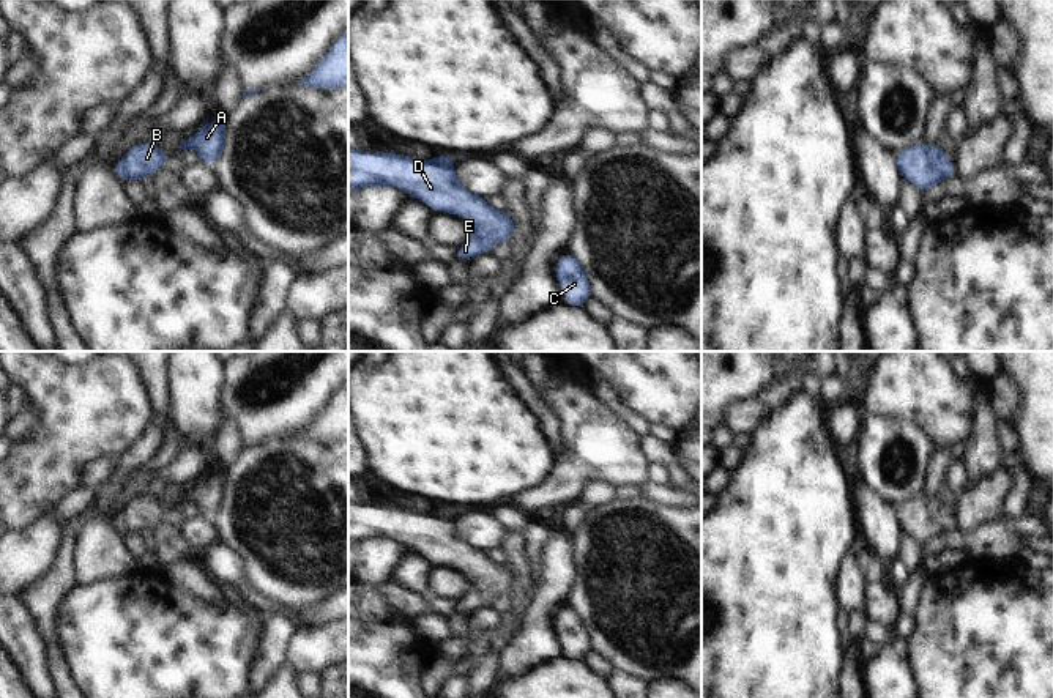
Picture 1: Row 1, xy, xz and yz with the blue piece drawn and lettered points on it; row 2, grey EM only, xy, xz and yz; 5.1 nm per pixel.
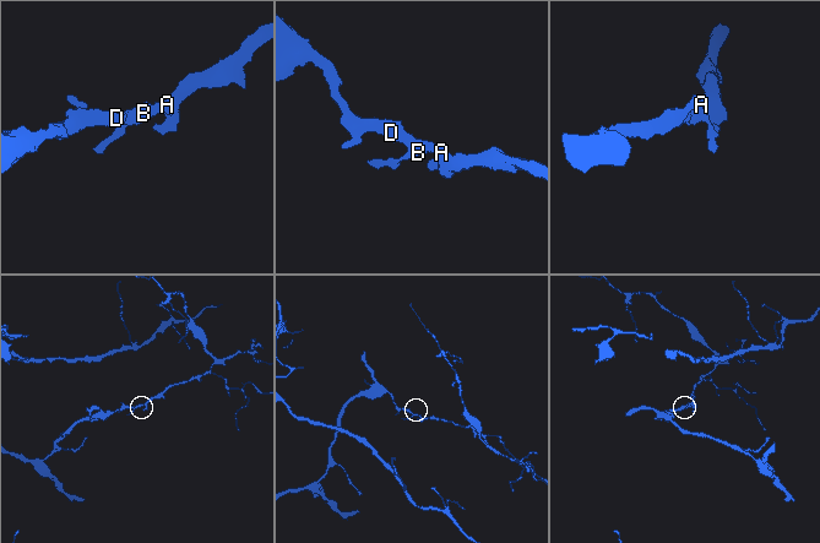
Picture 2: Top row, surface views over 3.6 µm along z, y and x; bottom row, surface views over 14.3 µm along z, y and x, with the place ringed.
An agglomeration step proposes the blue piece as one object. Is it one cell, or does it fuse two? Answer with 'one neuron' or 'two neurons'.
one neuron

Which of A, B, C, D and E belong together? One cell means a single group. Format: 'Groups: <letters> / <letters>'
Groups: A B C D E

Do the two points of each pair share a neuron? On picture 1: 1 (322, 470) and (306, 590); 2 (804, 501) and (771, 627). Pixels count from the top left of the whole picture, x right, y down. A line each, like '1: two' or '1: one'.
1: one
2: one

